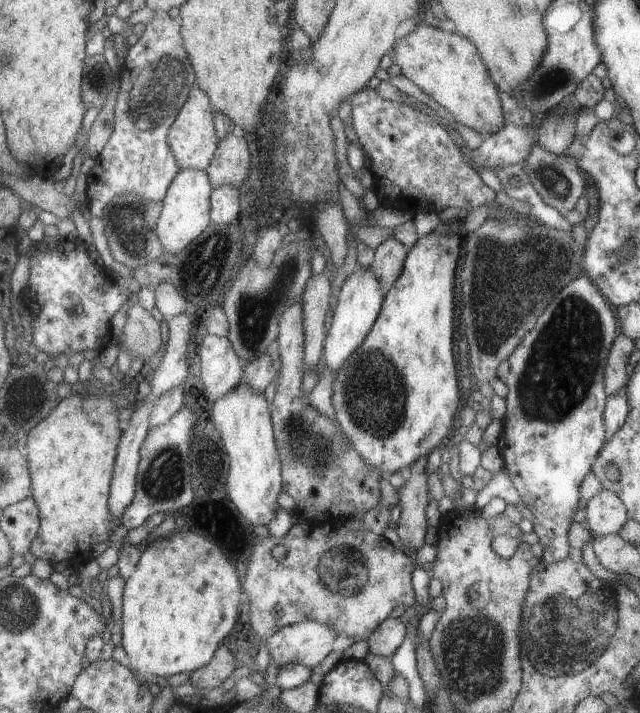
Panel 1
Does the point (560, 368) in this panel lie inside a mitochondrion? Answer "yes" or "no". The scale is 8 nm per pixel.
yes

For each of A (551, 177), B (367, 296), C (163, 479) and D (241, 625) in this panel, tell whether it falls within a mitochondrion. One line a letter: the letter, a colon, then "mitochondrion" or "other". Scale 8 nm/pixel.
A: mitochondrion
B: other
C: mitochondrion
D: other

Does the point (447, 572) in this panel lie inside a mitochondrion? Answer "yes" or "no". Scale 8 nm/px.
no

